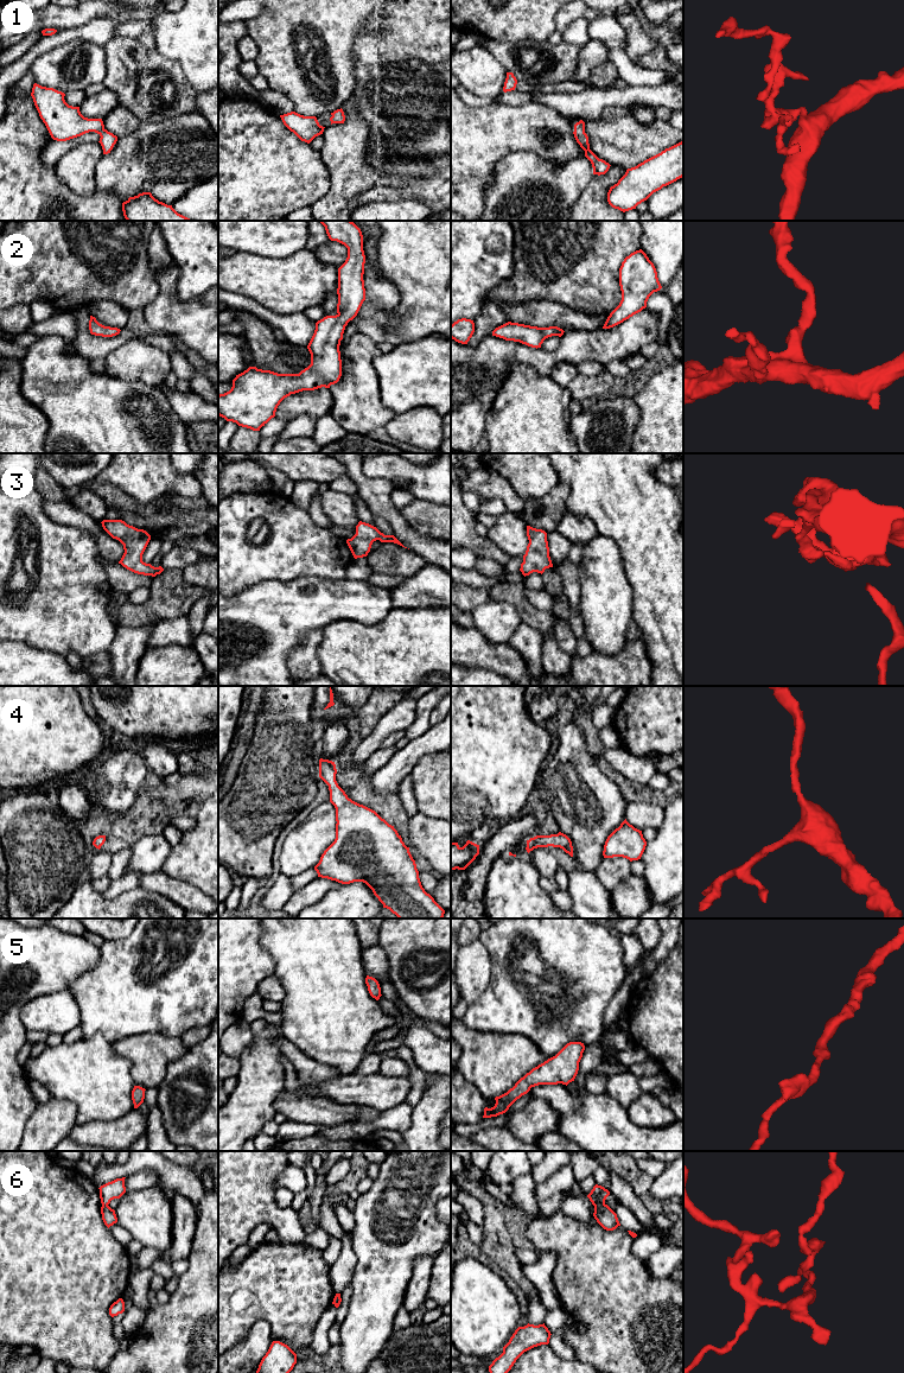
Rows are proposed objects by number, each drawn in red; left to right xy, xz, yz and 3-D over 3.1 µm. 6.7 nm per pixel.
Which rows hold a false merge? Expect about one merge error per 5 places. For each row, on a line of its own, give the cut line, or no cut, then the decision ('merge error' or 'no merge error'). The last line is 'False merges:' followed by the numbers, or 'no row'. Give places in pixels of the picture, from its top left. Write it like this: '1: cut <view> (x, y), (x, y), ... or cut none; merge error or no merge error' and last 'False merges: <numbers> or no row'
1: cut none; no merge error
2: cut none; no merge error
3: cut none; no merge error
4: cut none; no merge error
5: cut none; no merge error
6: cut yz (604, 1202), (594, 1206); merge error
False merges: 6

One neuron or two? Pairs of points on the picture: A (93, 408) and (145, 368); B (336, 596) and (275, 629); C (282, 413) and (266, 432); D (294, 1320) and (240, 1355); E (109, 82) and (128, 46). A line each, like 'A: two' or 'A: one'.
A: two
B: one
C: two
D: two
E: one

